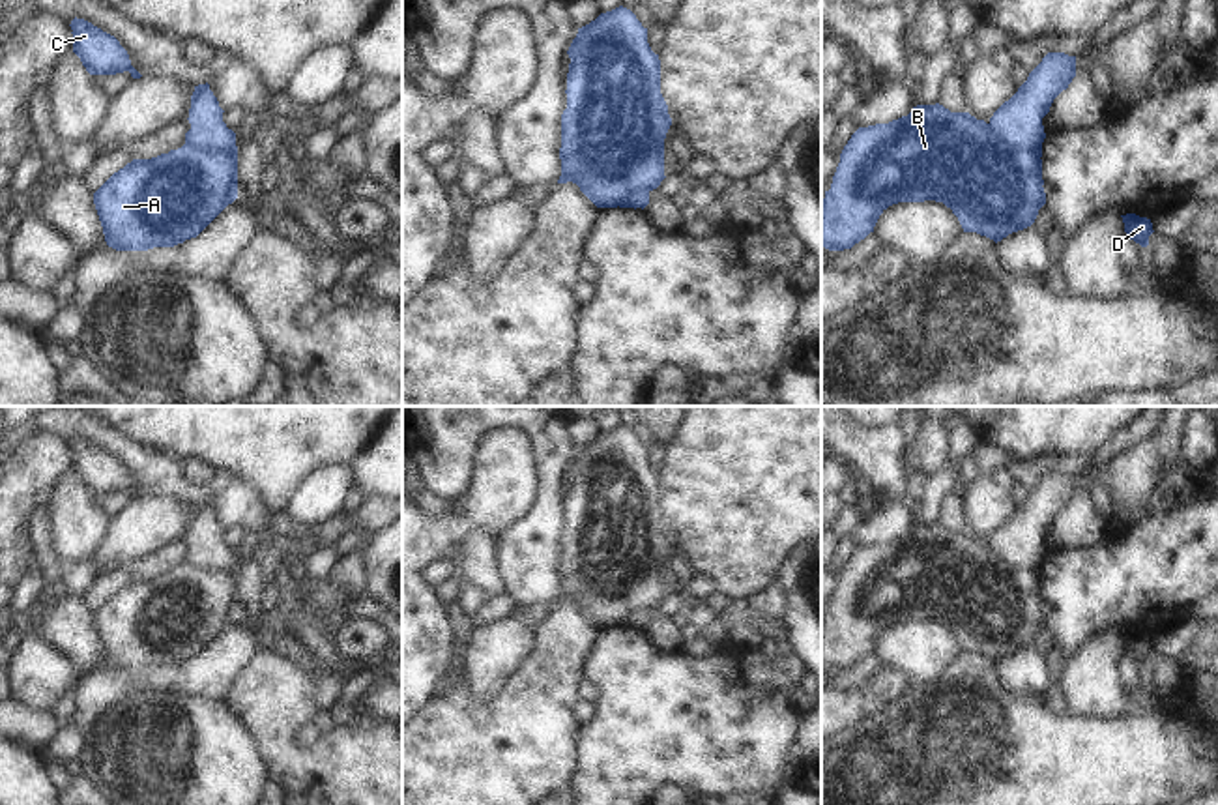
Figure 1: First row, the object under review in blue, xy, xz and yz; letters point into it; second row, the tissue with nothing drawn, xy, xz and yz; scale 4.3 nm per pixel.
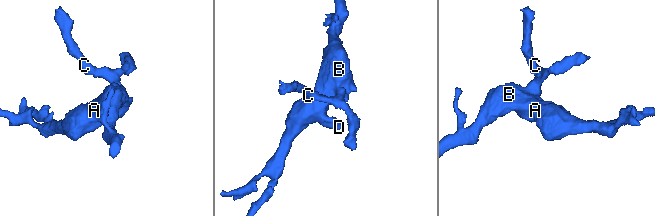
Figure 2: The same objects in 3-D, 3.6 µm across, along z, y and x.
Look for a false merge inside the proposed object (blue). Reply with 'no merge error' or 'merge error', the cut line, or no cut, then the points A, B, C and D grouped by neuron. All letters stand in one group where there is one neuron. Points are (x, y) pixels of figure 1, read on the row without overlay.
merge error; cut in yz along (986, 543), (1009, 564), (1039, 577); A B D / C

